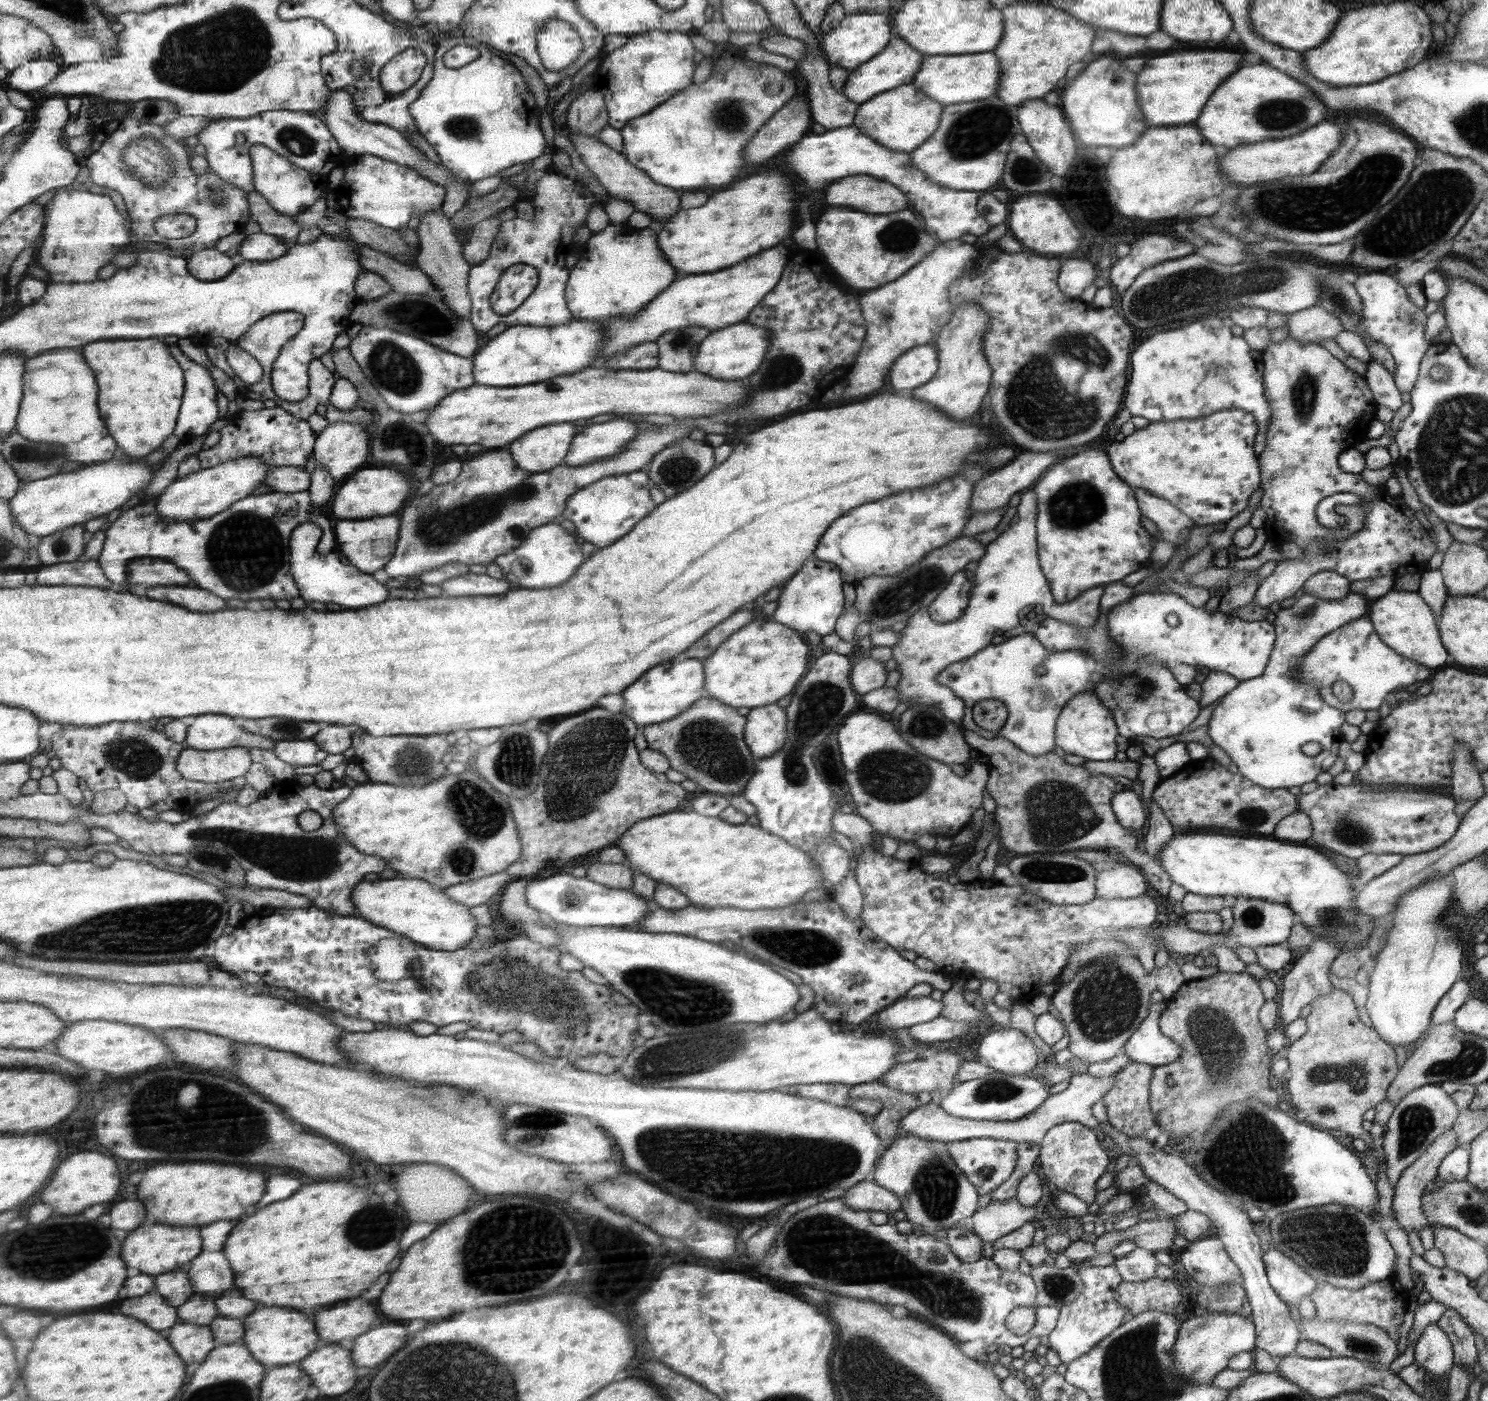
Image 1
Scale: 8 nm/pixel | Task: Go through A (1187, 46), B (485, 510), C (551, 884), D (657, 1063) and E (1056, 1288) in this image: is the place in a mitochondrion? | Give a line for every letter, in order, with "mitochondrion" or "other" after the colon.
A: other
B: mitochondrion
C: other
D: mitochondrion
E: mitochondrion

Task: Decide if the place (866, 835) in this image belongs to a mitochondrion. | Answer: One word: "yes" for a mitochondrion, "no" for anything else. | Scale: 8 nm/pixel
no

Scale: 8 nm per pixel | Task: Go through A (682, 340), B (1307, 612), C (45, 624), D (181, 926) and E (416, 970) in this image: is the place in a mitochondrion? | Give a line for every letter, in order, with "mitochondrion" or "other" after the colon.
A: mitochondrion
B: mitochondrion
C: other
D: mitochondrion
E: other

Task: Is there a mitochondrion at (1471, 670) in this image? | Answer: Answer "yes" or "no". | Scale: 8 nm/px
no

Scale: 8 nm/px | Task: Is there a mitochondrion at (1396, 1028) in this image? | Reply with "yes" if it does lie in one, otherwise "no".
no

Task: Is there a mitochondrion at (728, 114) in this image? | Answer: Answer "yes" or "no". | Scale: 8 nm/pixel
yes

